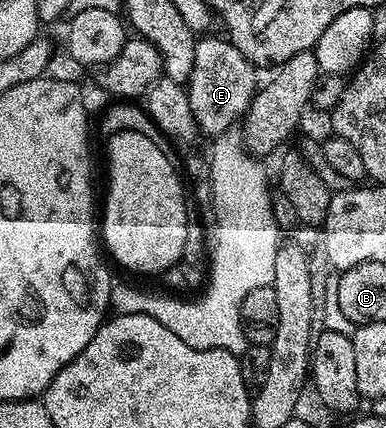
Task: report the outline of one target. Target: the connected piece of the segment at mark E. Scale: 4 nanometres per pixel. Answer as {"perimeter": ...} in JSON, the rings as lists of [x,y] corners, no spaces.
{"perimeter":[[[211,35],[197,41],[195,62],[187,81],[187,93],[198,129],[204,135],[206,132],[209,138],[216,138],[230,131],[244,117],[259,88],[259,81],[253,73],[256,72],[254,65],[249,63],[246,56],[239,54],[237,47],[220,35]]]}

